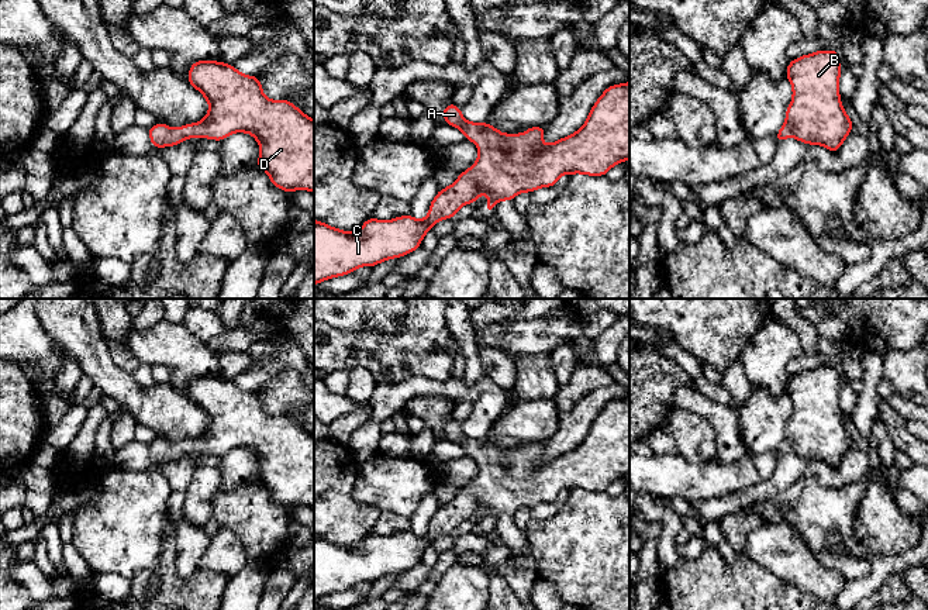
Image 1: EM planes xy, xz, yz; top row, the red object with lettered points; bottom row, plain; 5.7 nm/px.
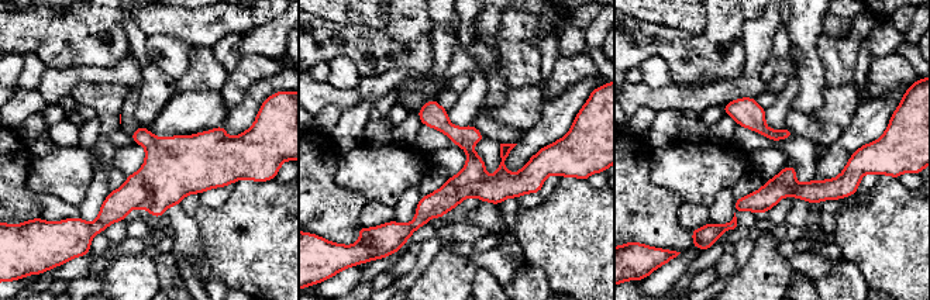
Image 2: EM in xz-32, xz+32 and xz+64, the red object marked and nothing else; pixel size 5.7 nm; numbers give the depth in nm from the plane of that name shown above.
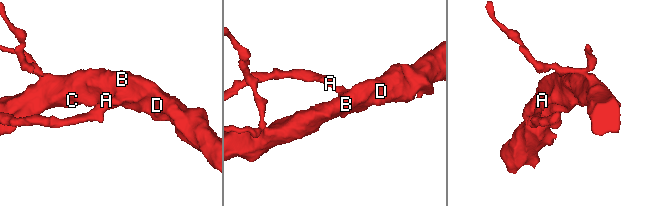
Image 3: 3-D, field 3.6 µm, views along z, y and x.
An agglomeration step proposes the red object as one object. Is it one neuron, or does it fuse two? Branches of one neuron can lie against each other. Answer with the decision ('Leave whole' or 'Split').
Leave whole

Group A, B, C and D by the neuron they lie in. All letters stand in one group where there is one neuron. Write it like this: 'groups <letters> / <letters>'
groups A B C D

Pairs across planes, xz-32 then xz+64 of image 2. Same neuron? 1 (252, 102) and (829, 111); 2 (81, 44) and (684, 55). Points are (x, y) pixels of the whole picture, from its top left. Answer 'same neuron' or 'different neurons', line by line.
1: different neurons
2: same neuron

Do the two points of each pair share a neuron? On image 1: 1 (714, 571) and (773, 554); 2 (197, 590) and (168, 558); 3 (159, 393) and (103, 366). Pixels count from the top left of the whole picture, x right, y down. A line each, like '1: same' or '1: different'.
1: different
2: same
3: same

